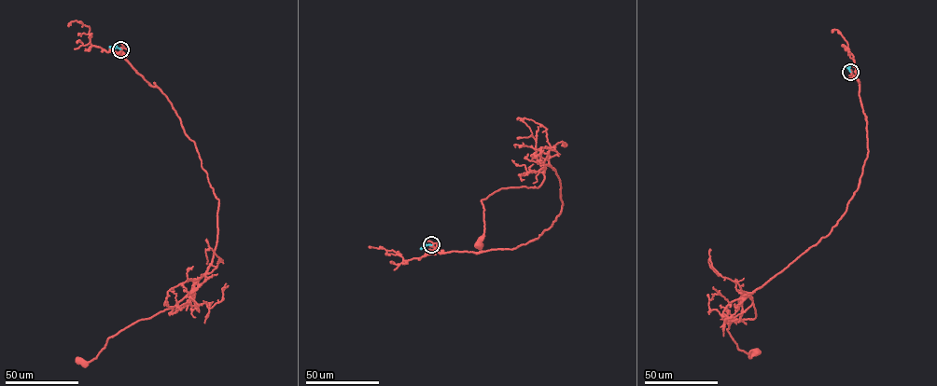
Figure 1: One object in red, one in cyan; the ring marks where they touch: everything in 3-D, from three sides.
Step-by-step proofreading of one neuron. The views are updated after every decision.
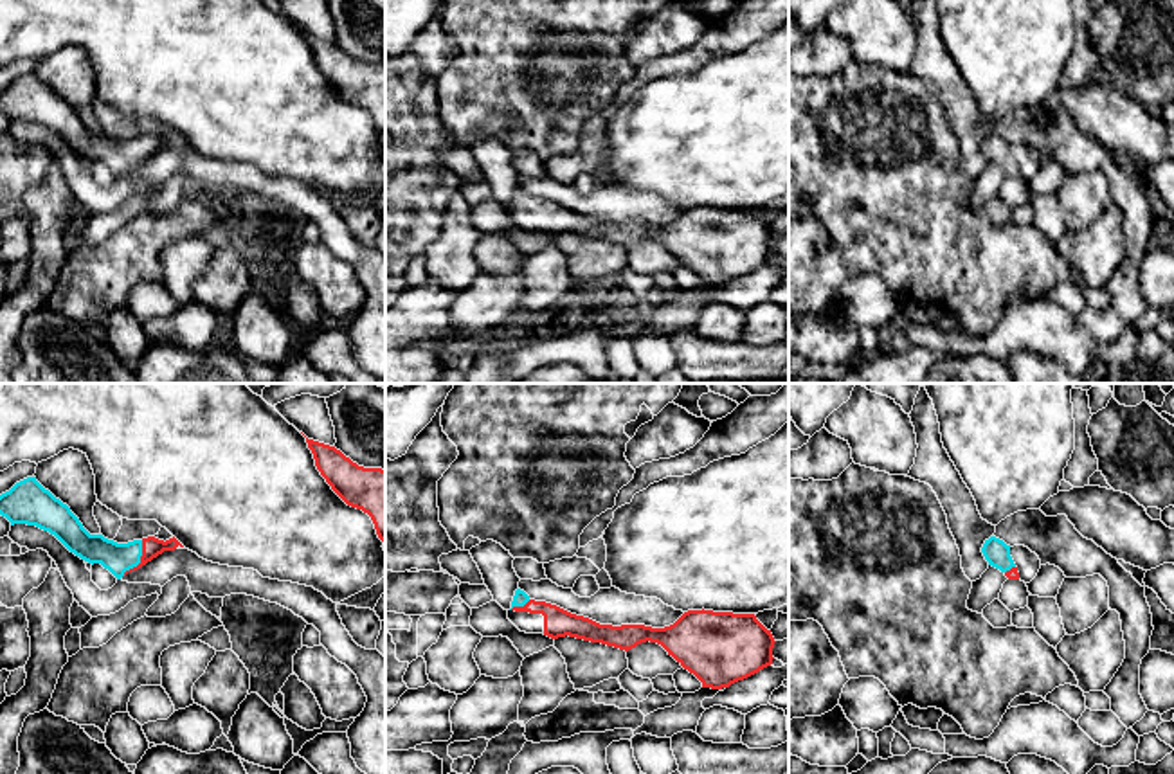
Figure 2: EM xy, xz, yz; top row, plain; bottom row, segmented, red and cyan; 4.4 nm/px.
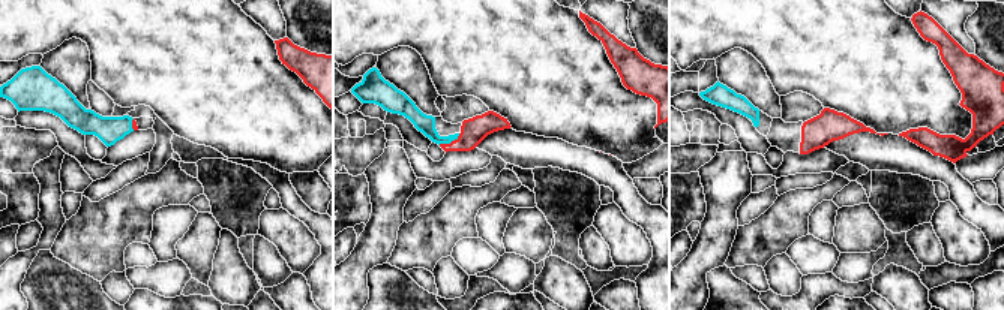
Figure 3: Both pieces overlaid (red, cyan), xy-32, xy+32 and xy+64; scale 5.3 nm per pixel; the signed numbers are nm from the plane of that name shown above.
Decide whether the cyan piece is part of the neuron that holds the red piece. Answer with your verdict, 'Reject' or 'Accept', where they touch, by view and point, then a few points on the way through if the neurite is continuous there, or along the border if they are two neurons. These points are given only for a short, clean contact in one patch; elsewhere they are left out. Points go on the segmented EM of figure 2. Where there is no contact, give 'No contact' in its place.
Accept. Touches red at xy (141, 560). Path across: xy (152, 548), (141, 560), (117, 558)

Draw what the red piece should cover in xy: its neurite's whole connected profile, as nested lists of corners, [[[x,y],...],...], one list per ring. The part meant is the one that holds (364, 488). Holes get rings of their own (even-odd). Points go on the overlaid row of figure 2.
[[[308,439],[315,466],[331,490],[351,508],[367,513],[378,538],[385,540],[385,470],[364,468],[335,446]]]

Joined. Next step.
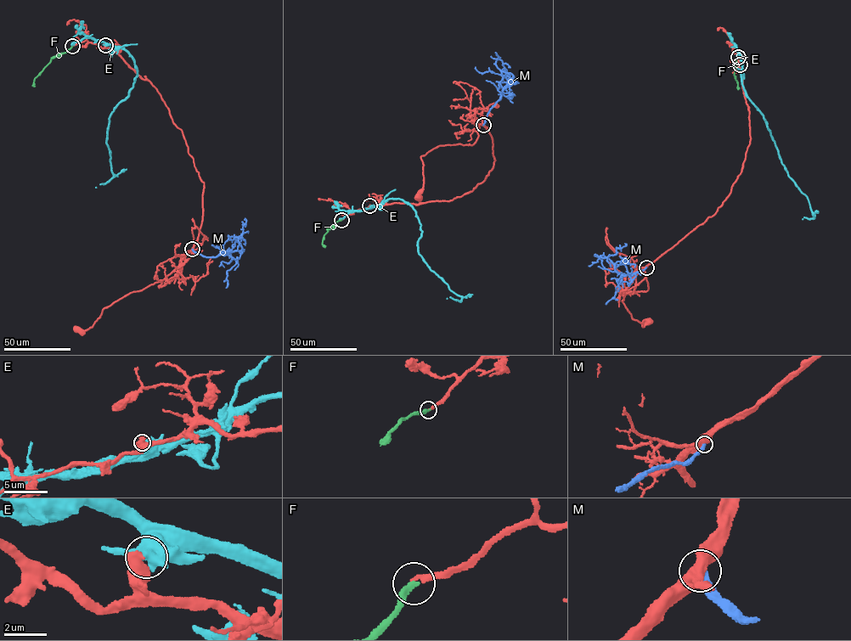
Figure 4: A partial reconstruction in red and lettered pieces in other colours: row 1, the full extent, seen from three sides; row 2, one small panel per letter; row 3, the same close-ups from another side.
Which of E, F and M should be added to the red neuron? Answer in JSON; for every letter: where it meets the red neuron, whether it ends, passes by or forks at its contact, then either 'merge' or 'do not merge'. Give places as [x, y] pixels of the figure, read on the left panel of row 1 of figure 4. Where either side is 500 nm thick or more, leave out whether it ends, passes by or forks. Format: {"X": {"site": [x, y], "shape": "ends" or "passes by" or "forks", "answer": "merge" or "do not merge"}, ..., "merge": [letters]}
{"E": {"site": [105, 45], "answer": "do not merge"}, "F": {"site": [72, 46], "shape": "ends", "answer": "merge"}, "M": {"site": [192, 249], "shape": "ends", "answer": "do not merge"}, "merge": ["F"]}

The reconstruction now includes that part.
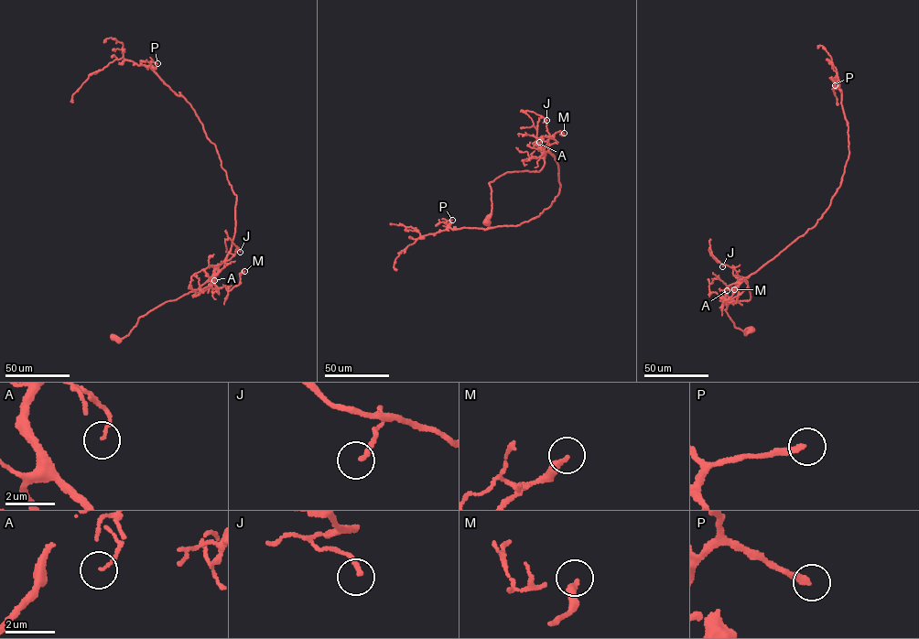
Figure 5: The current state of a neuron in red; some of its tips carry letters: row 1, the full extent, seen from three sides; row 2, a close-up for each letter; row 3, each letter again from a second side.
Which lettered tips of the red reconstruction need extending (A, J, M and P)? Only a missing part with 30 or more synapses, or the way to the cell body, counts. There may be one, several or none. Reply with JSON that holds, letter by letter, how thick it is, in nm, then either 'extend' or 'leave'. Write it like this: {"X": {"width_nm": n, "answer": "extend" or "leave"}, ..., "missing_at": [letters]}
{"A": {"width_nm": 120, "answer": "leave"}, "J": {"width_nm": 200, "answer": "leave"}, "M": {"width_nm": 280, "answer": "leave"}, "P": {"width_nm": 200, "answer": "extend"}, "missing_at": ["P"]}

